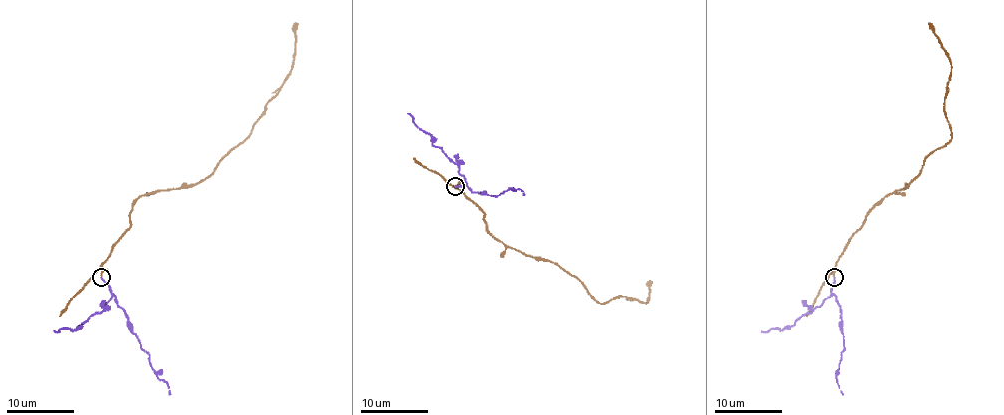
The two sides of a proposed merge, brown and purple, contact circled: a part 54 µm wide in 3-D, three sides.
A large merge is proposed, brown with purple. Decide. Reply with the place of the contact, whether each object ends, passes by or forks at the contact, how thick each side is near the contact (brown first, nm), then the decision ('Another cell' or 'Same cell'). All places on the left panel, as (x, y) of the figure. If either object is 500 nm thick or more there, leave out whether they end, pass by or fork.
Place: (101, 277). At the ring brown ends. At the ring purple ends. Thickness 160 nm (brown) against 190 nm. Another cell

